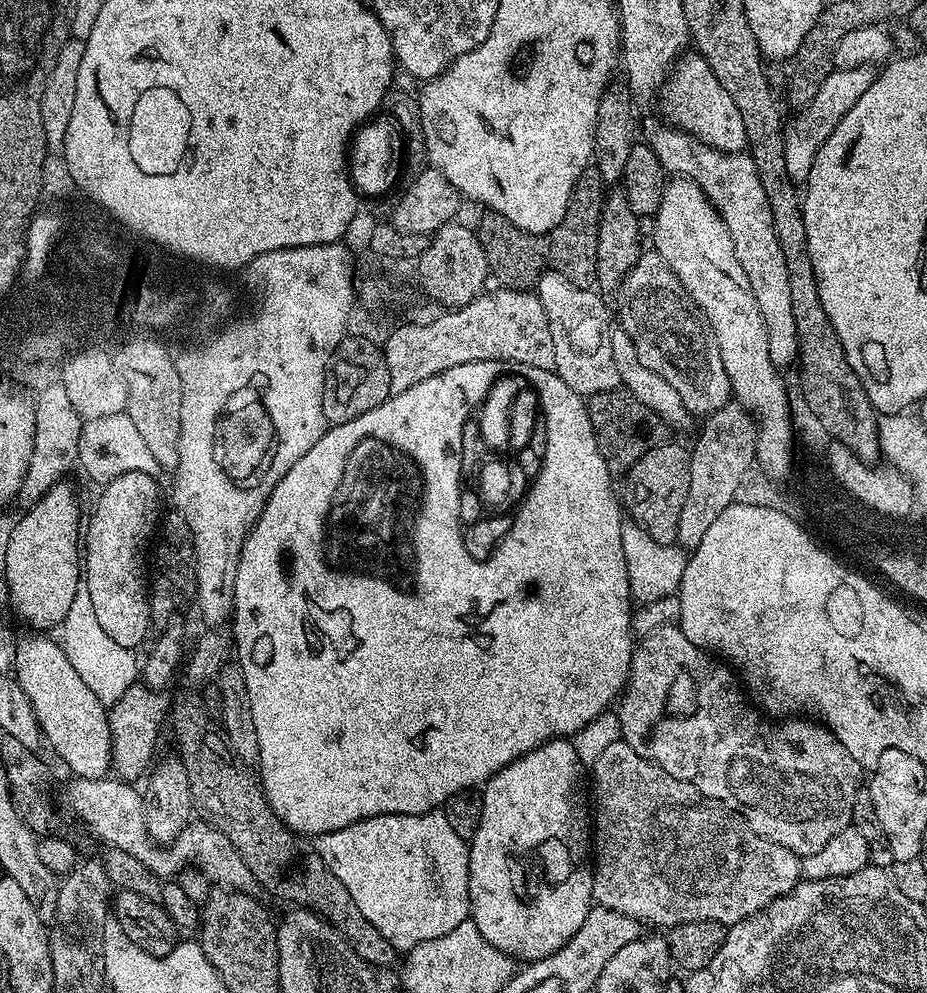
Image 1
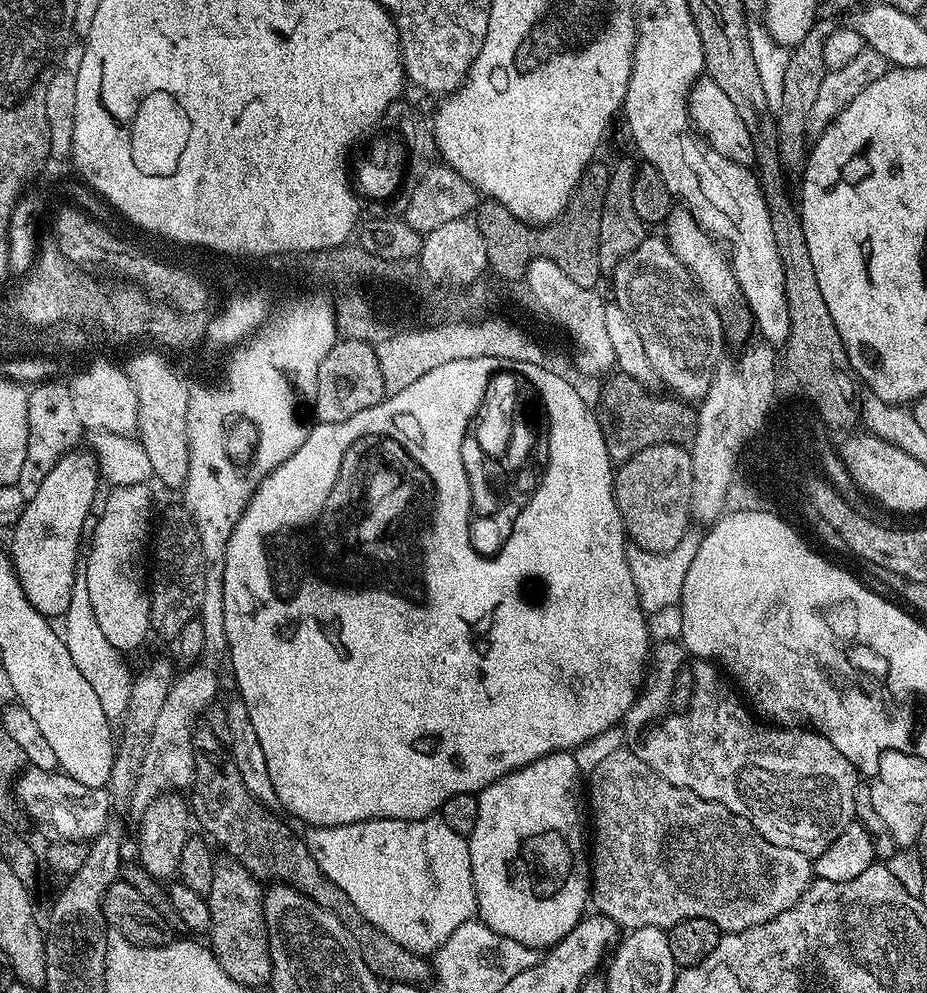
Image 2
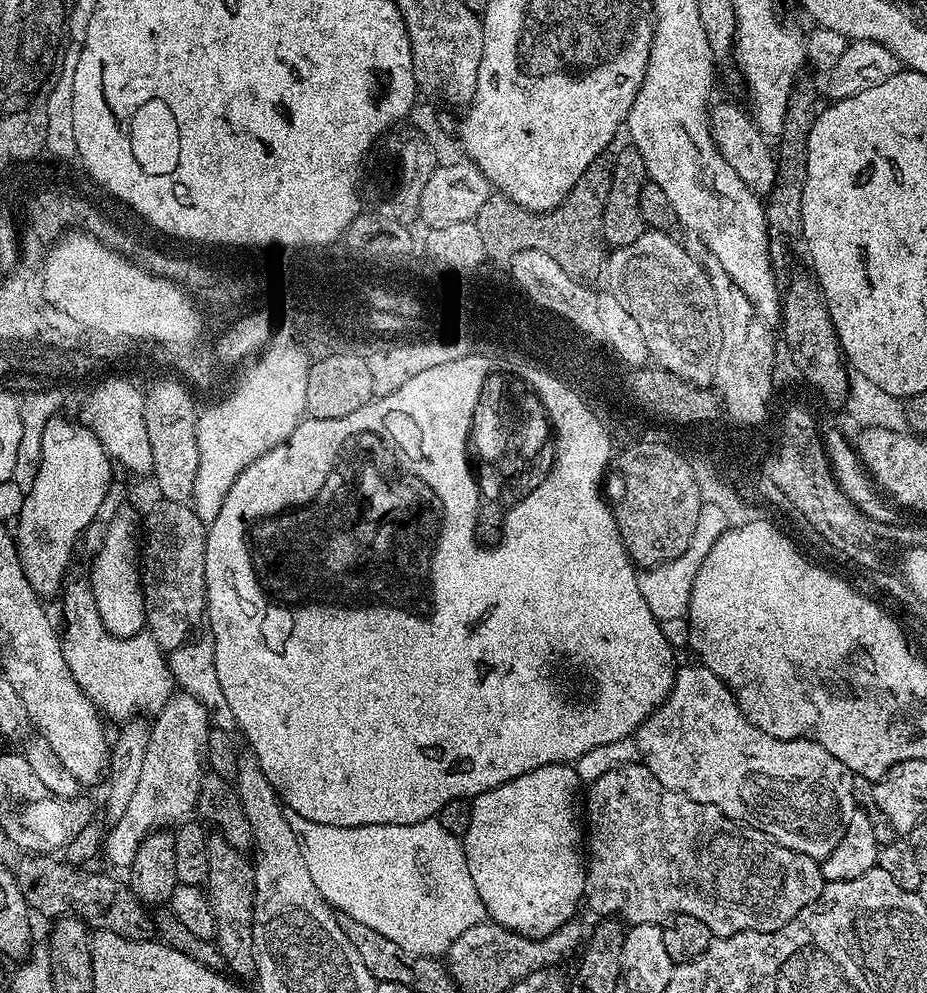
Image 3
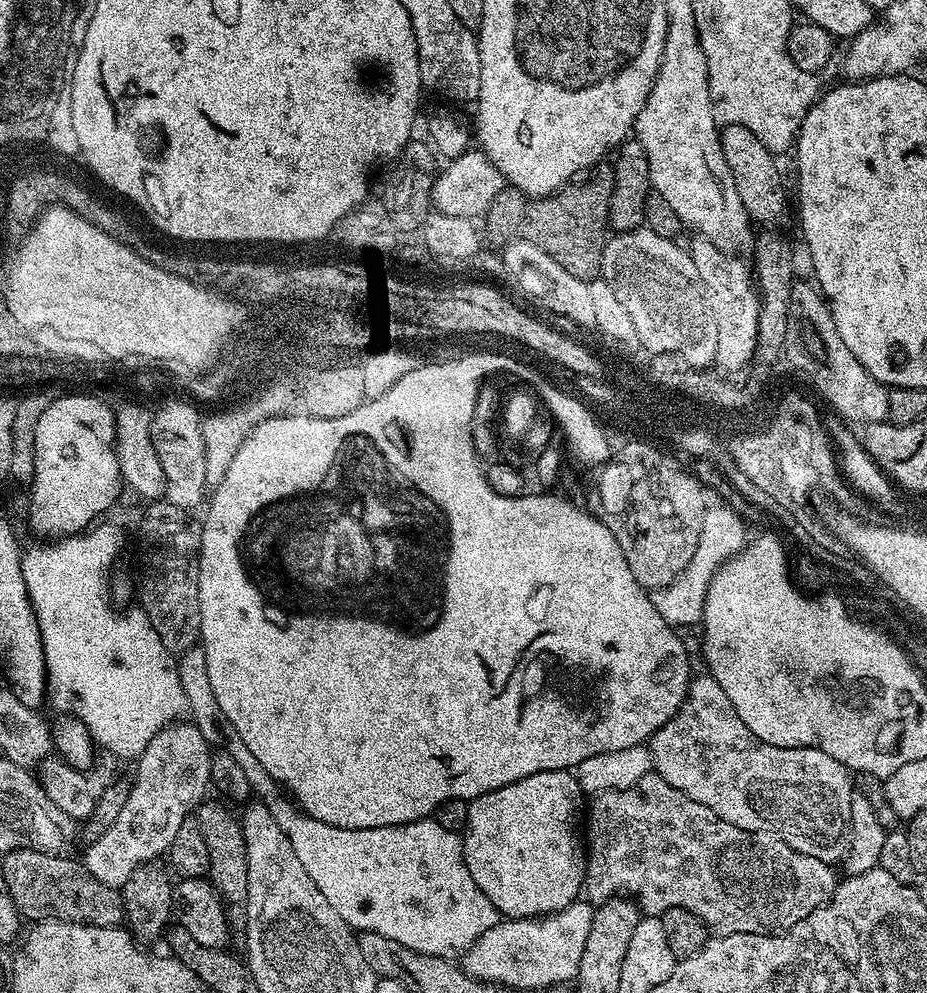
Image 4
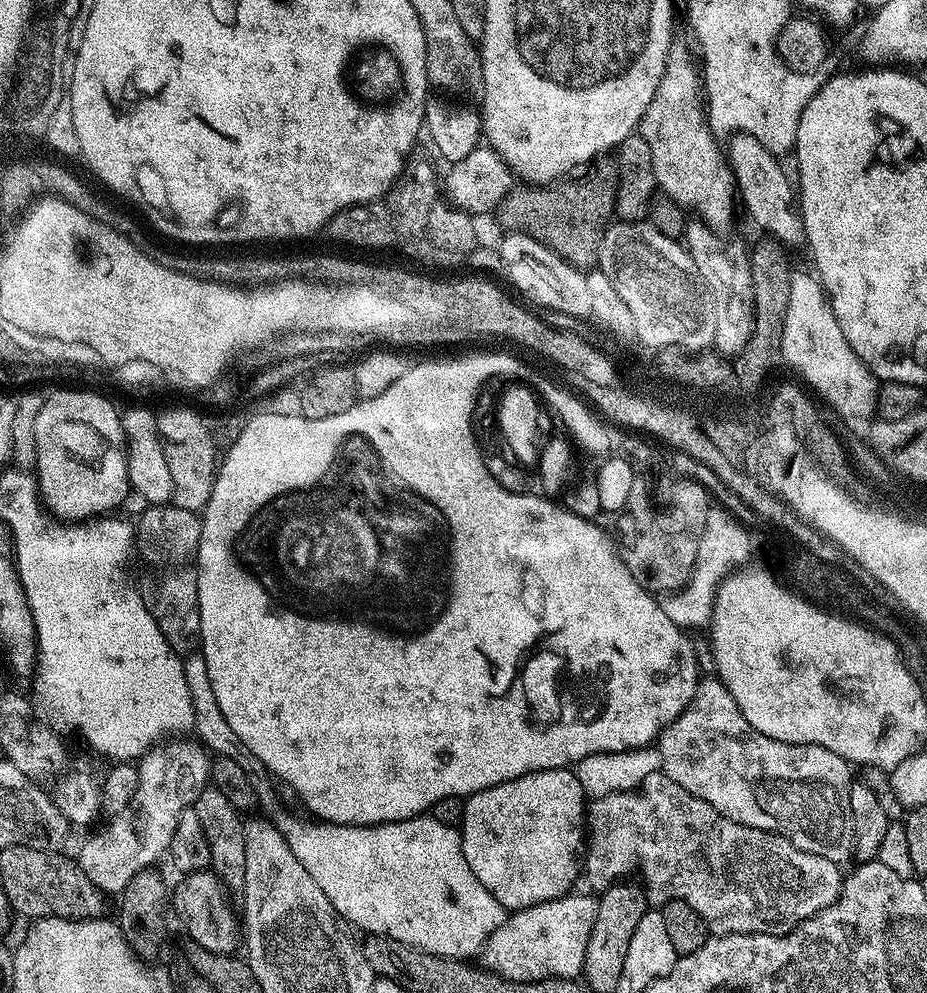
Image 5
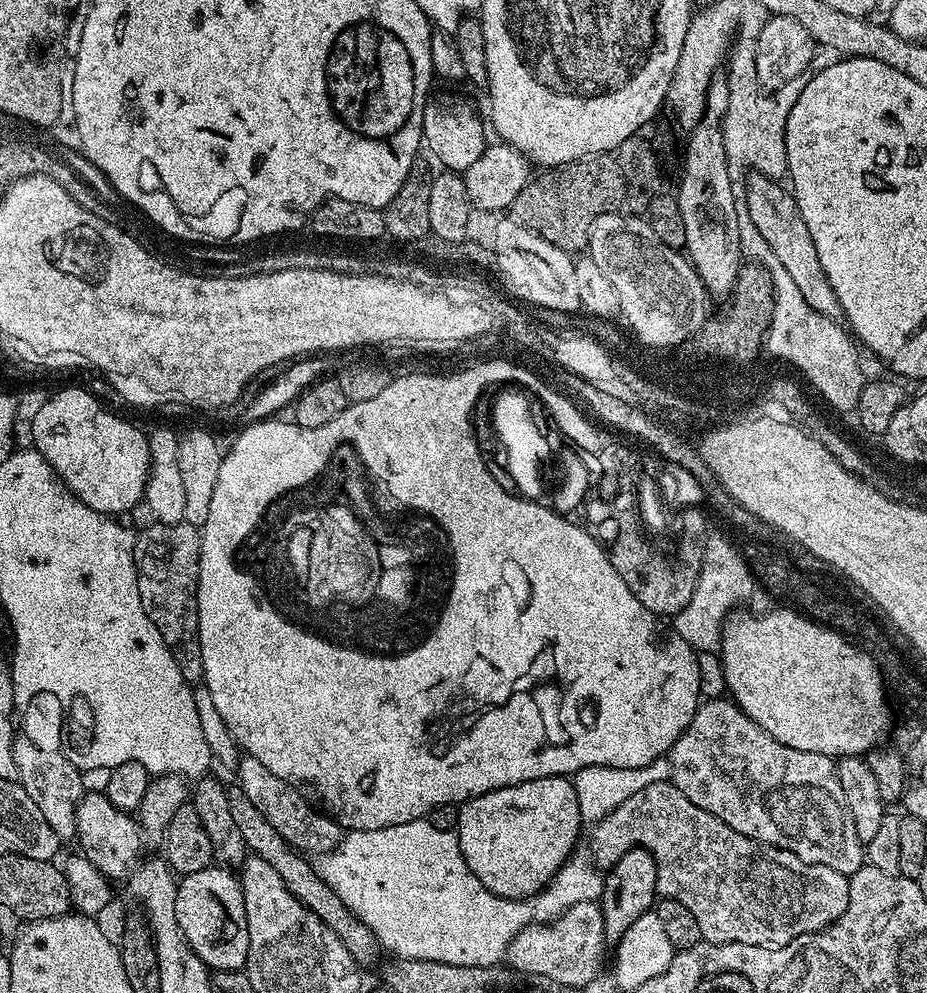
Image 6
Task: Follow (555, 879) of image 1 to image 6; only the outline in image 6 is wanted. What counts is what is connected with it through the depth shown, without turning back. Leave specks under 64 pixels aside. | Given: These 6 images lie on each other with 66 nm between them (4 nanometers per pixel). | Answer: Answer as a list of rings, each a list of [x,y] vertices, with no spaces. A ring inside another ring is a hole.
[[[551,776],[550,778],[534,778],[530,782],[522,782],[514,786],[499,788],[493,792],[487,792],[481,796],[475,796],[473,800],[465,800],[459,805],[460,813],[458,814],[458,826],[456,827],[456,837],[460,843],[462,854],[466,858],[466,866],[486,886],[486,890],[493,892],[495,896],[501,896],[503,900],[526,900],[535,897],[544,888],[549,887],[555,881],[556,876],[560,873],[560,867],[568,860],[568,857],[577,851],[576,839],[580,836],[580,827],[582,821],[580,818],[580,807],[578,806],[578,794],[576,785],[567,776]]]

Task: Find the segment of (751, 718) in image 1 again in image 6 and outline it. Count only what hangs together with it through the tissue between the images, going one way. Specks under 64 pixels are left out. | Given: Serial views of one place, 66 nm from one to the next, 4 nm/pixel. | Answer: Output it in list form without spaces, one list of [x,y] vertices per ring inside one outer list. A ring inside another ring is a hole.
[[[705,699],[697,708],[690,726],[686,726],[678,742],[674,742],[670,753],[671,783],[676,784],[694,806],[702,806],[702,810],[714,814],[714,818],[738,830],[738,834],[746,834],[759,844],[785,848],[806,862],[830,866],[830,870],[838,870],[851,878],[864,867],[866,848],[854,830],[854,818],[836,773],[837,761],[831,756],[794,750],[778,742],[737,708],[731,699],[723,699]]]

